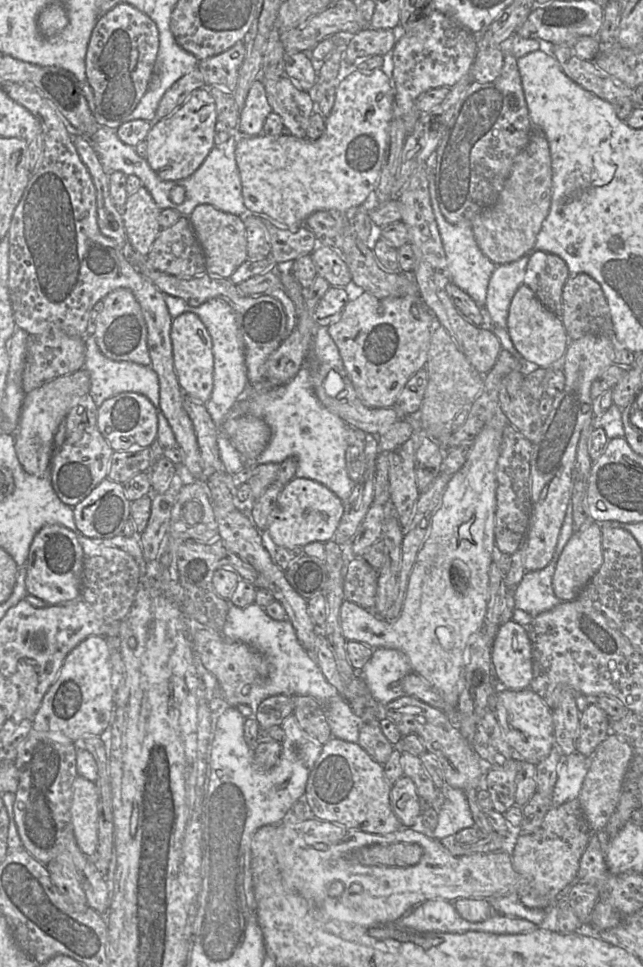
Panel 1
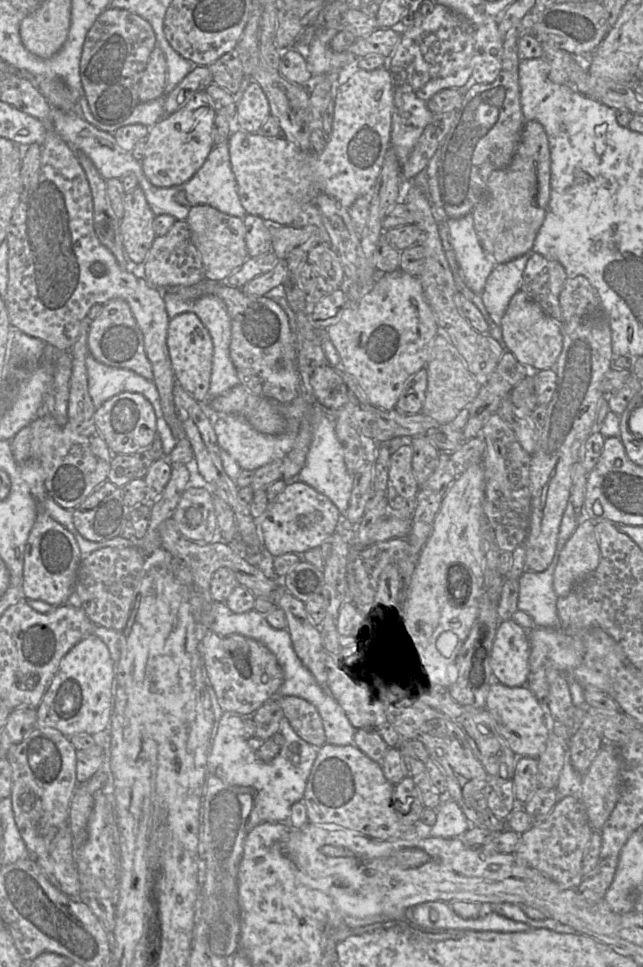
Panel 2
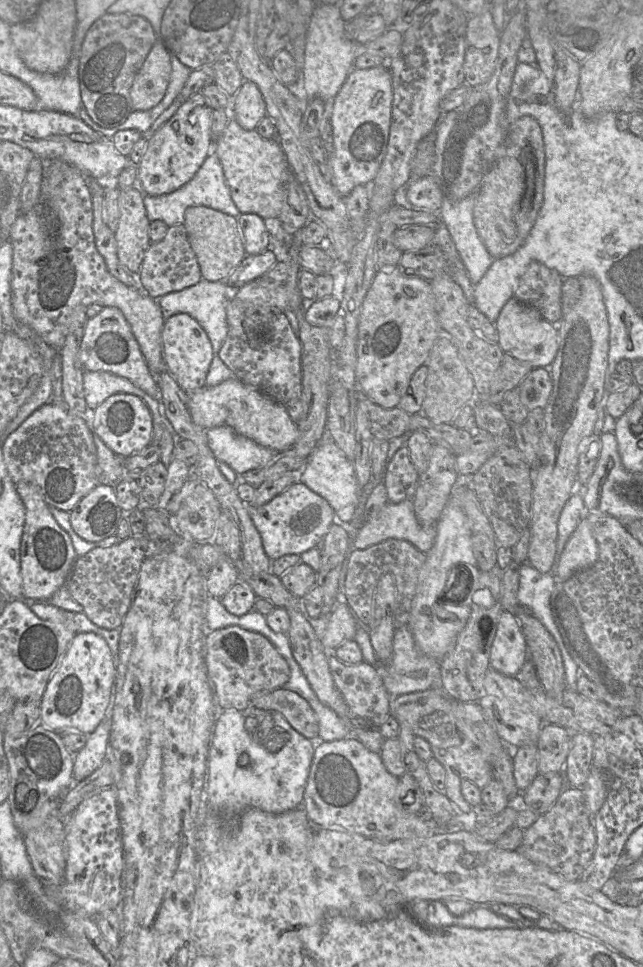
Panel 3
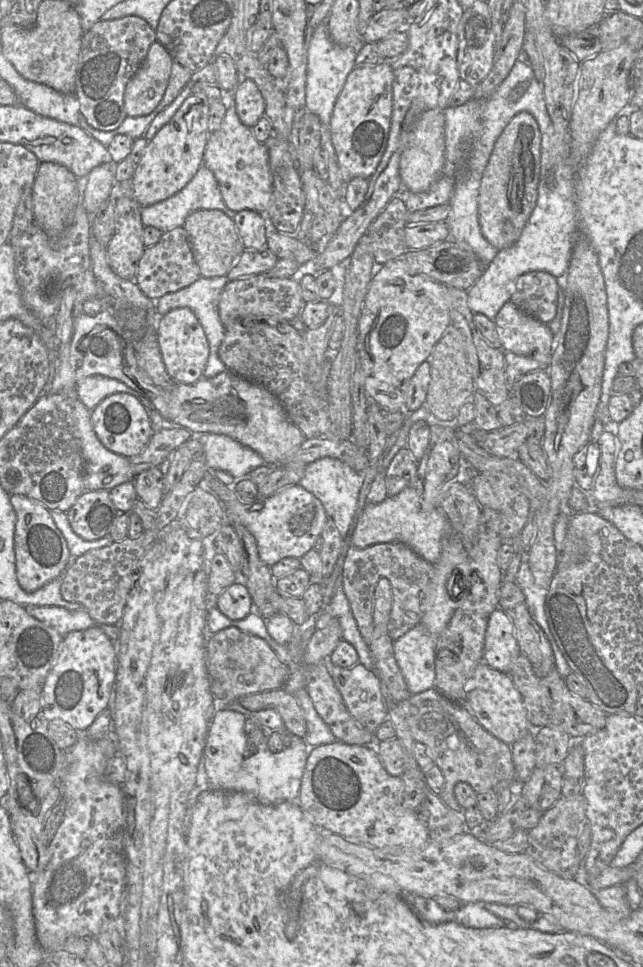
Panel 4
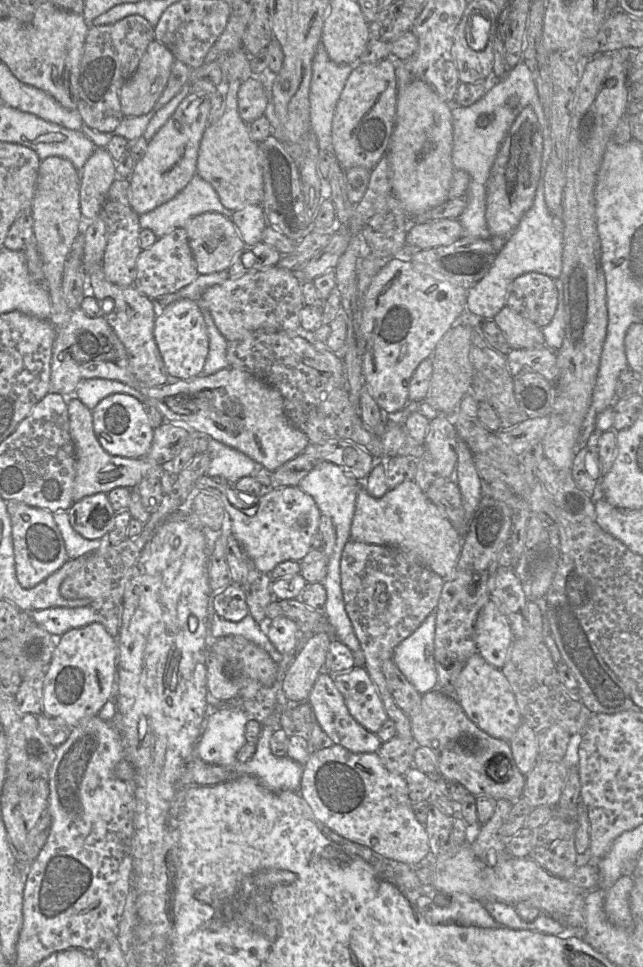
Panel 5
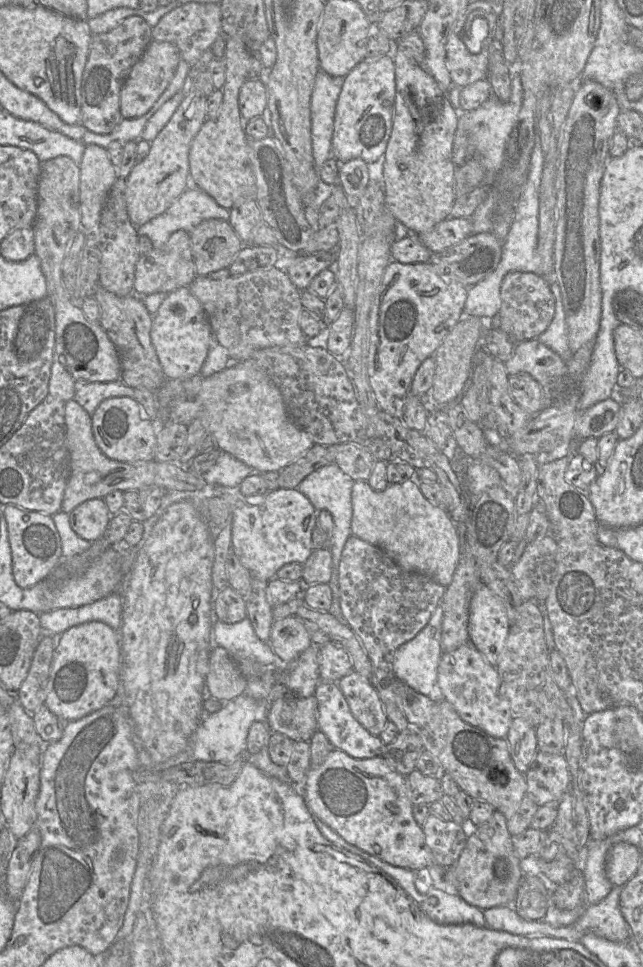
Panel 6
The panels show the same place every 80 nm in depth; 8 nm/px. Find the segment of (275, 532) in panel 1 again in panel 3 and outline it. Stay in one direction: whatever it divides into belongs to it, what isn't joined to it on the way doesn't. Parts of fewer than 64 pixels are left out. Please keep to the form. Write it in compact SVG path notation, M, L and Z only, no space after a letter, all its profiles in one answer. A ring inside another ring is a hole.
M299 480L262 506L246 504L247 511L258 530L266 555L275 560L287 554L301 555L315 548L336 521L330 504Z

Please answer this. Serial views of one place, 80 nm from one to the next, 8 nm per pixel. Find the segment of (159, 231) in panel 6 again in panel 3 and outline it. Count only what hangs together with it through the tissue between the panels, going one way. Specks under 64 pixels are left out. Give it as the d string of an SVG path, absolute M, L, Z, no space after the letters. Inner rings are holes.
M213 149L206 157L195 176L184 186L169 194L159 196L150 196L146 194L142 190L137 176L132 186L142 194L144 207L149 221L161 220L165 222L168 227L183 224L185 211L187 208L192 206L206 206L231 215L235 218L241 214L231 198L230 190L224 177L222 165Z

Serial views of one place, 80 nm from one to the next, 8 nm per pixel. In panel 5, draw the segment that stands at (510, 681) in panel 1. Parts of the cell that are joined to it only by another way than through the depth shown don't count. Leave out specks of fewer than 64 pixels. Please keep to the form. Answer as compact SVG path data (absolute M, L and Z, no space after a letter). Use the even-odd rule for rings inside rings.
M490 599L480 611L475 623L478 653L492 666L501 669L514 640L508 618L497 603Z

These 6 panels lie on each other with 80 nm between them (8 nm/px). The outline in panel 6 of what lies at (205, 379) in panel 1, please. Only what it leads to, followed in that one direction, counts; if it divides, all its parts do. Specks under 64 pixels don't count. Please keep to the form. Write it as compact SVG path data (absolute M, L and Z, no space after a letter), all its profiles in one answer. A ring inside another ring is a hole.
M189 287L168 293L153 316L150 337L167 379L188 379L200 374L213 332L206 313Z

